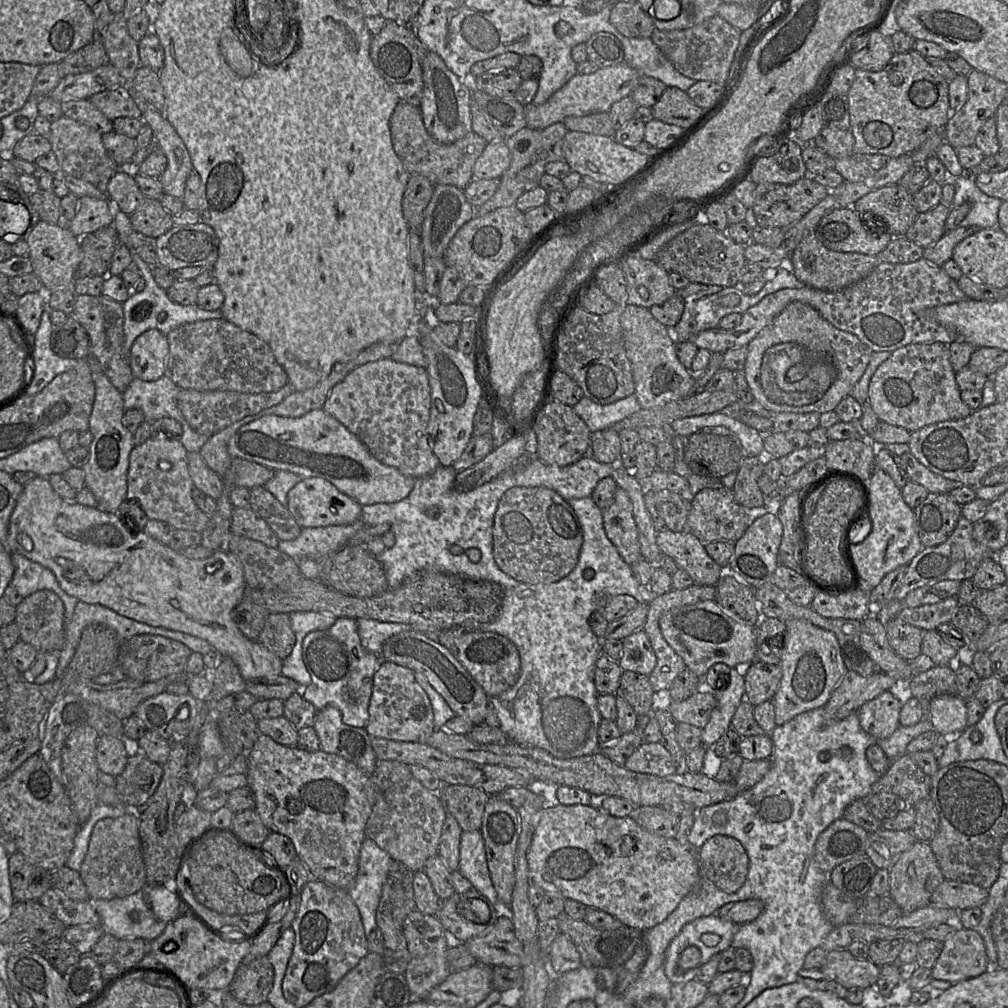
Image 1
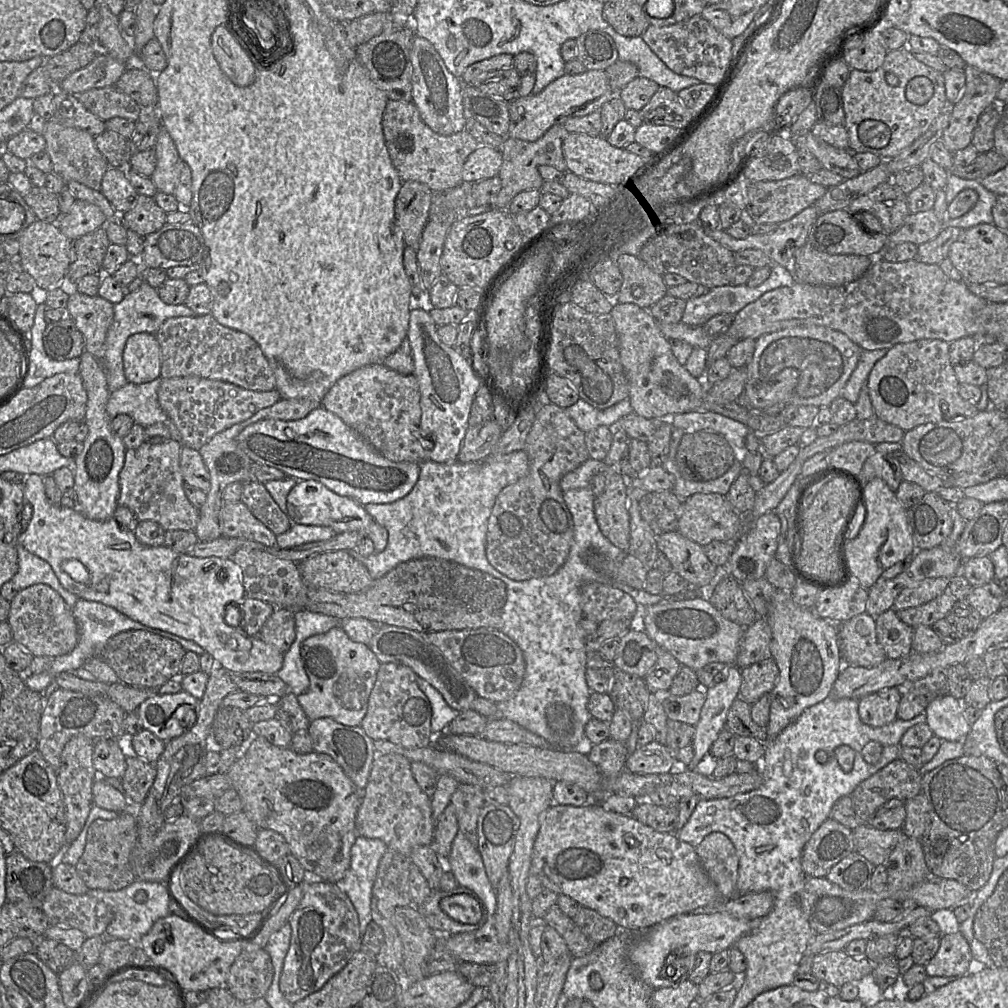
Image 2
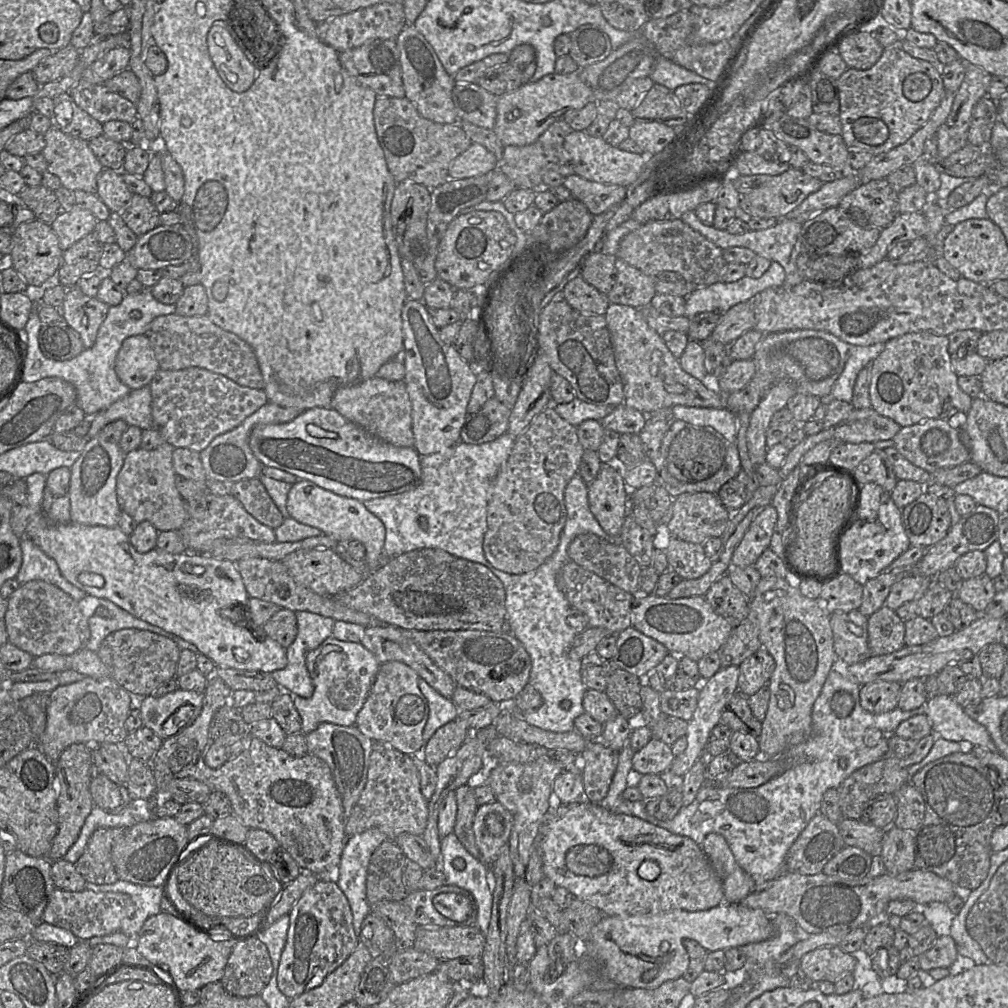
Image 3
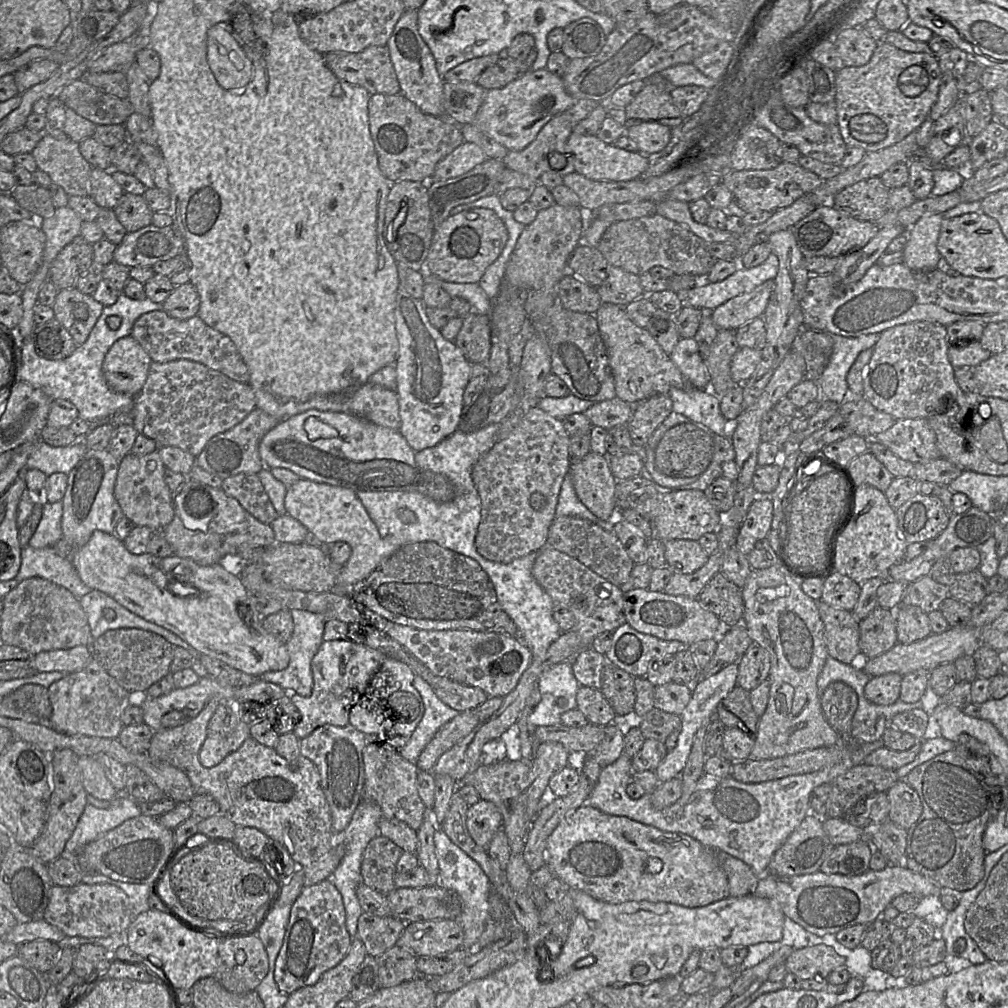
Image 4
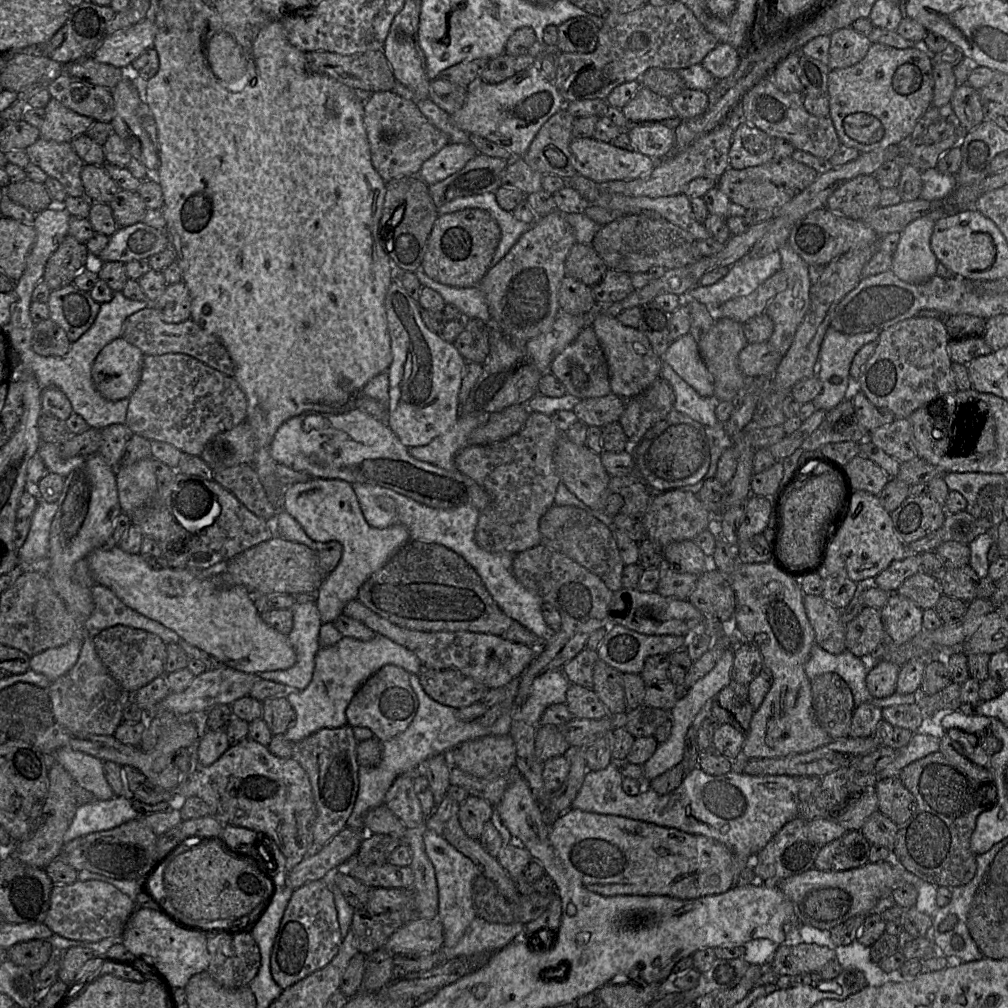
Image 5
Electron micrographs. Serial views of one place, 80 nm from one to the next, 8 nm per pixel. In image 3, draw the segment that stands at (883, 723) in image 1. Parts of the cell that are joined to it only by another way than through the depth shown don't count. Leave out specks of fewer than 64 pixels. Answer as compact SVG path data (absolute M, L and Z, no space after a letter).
M876 681L862 685L860 688L862 708L872 714L895 709L898 705L901 685L892 681Z

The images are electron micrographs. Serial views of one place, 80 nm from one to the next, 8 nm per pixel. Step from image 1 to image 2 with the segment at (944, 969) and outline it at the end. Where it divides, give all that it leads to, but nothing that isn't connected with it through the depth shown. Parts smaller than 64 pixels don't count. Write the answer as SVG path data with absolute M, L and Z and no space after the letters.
M960 933L941 937L936 955L925 966L928 976L961 977L971 972L973 956L970 945Z

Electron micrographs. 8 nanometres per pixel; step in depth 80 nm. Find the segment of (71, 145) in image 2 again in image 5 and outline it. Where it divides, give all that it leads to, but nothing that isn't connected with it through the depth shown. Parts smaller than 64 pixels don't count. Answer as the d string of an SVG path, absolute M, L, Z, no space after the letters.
M39 138L25 150L30 163L39 167L47 177L58 180L67 196L83 197L85 189L81 170L85 162L70 143L60 143Z

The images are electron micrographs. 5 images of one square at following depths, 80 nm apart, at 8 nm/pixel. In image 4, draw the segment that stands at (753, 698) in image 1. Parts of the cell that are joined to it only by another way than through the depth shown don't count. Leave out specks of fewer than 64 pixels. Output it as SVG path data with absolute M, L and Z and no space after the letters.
M753 641L738 661L736 683L750 692L768 679L771 661L766 649Z

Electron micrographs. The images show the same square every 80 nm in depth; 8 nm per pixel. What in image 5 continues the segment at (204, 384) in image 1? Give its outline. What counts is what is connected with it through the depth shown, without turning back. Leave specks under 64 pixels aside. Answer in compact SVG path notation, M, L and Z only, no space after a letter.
M146 307L125 319L121 328L121 337L137 346L144 355L183 353L229 377L233 377L235 374L234 363L221 340L190 318L180 323L167 323L161 319L156 309Z

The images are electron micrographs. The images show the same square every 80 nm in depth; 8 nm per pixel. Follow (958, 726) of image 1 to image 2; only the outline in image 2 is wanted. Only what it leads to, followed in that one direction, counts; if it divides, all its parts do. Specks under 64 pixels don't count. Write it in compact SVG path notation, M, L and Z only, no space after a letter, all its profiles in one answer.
M950 694L933 699L925 711L927 725L942 741L962 743L971 730L965 715L964 703Z

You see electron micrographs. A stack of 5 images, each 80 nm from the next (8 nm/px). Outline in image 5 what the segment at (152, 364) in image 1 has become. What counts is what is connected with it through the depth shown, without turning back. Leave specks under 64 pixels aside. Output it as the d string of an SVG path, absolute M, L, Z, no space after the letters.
M122 337L108 343L95 358L91 376L95 389L106 399L129 398L140 382L143 352Z

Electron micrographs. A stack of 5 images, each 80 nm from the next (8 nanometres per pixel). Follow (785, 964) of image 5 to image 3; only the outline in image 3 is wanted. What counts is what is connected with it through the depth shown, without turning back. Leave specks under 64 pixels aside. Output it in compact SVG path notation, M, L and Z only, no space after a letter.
M826 946L812 950L800 959L800 971L812 981L835 983L846 974L852 974L855 958L839 946Z

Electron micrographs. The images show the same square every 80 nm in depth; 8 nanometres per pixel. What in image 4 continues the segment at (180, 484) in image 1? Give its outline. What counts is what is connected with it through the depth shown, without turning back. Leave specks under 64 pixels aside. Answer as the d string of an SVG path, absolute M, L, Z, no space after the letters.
M157 450L145 455L129 452L119 461L114 495L123 515L135 526L147 526L153 531L159 531L173 520L175 516L173 492L164 480L165 469L166 466Z

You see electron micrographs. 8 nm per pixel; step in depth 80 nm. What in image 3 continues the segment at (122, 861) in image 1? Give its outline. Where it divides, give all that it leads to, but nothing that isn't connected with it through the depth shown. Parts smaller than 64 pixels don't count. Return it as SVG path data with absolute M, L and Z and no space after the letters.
M101 827L90 836L84 852L75 863L86 882L113 884L119 880L111 860L111 850L126 828Z

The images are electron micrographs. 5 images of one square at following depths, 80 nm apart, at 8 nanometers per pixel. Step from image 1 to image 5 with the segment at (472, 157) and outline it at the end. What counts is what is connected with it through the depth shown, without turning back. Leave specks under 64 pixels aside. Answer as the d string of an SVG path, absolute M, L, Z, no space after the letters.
M393 91L368 94L364 103L364 126L372 165L385 182L403 176L418 176L423 163L450 143L448 136L427 119L413 100Z

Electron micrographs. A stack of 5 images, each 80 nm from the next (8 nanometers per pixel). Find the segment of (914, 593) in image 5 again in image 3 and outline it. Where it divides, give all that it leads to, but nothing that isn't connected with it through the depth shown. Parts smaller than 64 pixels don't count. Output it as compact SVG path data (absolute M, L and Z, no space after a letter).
M932 579L928 589L920 598L903 604L896 610L896 613L904 622L915 617L930 620L942 613L953 597L954 593L941 586L936 579Z

